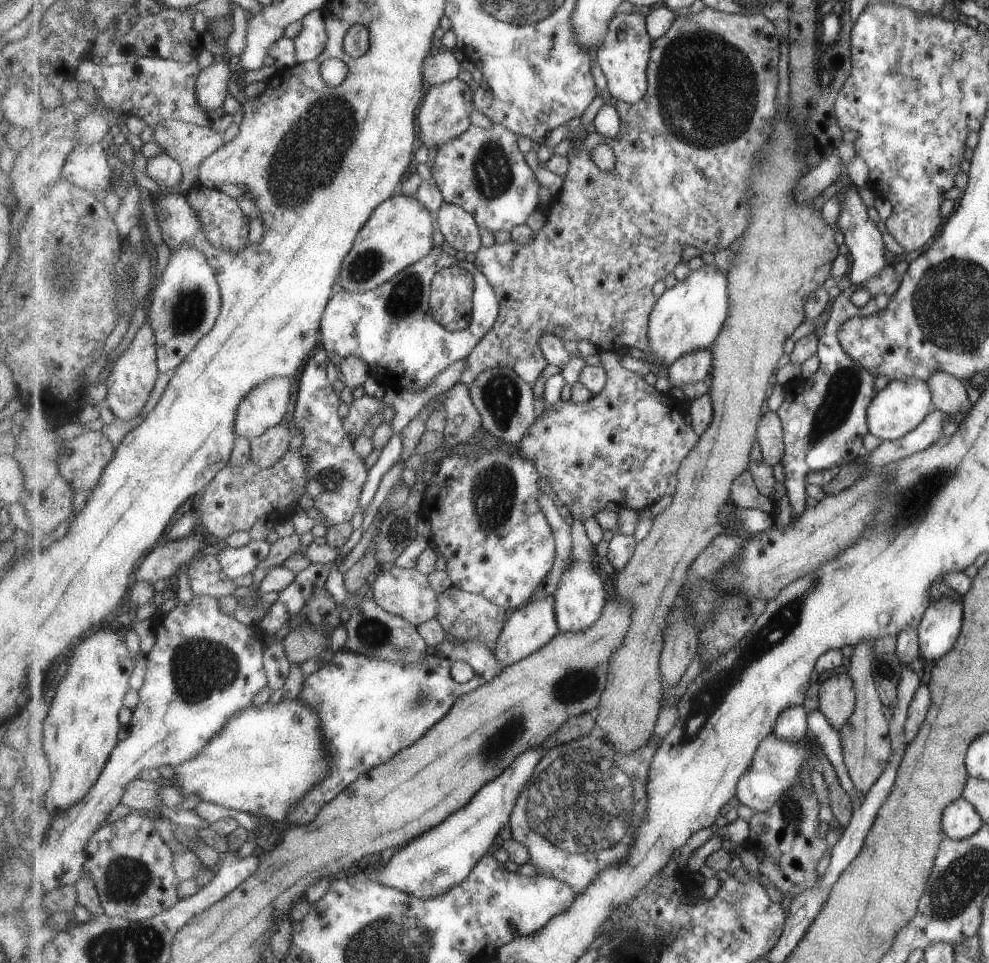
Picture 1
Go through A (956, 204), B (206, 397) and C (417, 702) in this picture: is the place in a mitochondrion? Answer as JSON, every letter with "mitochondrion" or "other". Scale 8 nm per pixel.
{"A":"other","B":"other","C":"mitochondrion"}

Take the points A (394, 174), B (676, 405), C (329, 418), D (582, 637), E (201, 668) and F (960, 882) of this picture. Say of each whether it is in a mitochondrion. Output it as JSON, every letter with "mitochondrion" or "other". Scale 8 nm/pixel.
{"A":"other","B":"other","C":"other","D":"other","E":"mitochondrion","F":"mitochondrion"}

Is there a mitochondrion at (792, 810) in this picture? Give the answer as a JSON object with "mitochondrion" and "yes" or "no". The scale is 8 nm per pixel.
{"mitochondrion":"yes"}

